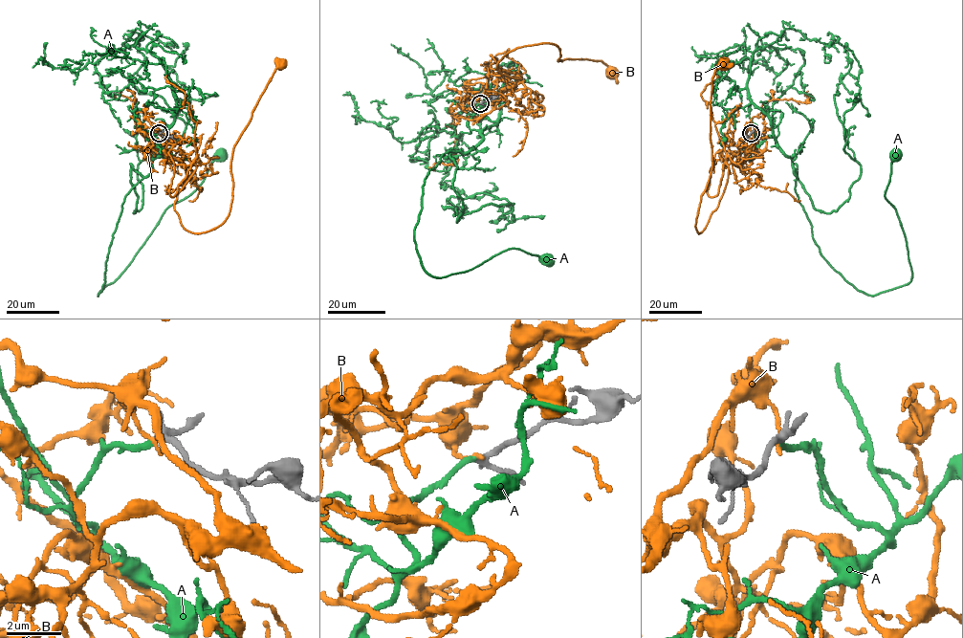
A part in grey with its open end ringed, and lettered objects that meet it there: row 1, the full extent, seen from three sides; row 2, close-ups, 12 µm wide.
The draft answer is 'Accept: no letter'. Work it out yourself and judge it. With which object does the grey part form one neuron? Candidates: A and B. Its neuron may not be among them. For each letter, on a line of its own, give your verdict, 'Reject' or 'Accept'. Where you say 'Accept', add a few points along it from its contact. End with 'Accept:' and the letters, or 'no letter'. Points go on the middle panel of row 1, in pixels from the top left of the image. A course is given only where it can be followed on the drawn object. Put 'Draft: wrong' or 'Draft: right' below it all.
A: Accept. Its course: (480, 102), (468, 126), (483, 139), (445, 153), (423, 185), (423, 268), (445, 277), (513, 248), (546, 258)
B: Reject
Accept: A
Draft: wrong

